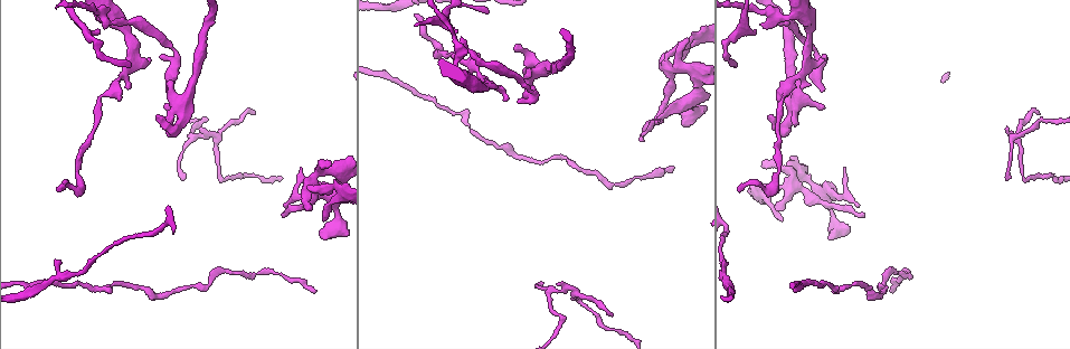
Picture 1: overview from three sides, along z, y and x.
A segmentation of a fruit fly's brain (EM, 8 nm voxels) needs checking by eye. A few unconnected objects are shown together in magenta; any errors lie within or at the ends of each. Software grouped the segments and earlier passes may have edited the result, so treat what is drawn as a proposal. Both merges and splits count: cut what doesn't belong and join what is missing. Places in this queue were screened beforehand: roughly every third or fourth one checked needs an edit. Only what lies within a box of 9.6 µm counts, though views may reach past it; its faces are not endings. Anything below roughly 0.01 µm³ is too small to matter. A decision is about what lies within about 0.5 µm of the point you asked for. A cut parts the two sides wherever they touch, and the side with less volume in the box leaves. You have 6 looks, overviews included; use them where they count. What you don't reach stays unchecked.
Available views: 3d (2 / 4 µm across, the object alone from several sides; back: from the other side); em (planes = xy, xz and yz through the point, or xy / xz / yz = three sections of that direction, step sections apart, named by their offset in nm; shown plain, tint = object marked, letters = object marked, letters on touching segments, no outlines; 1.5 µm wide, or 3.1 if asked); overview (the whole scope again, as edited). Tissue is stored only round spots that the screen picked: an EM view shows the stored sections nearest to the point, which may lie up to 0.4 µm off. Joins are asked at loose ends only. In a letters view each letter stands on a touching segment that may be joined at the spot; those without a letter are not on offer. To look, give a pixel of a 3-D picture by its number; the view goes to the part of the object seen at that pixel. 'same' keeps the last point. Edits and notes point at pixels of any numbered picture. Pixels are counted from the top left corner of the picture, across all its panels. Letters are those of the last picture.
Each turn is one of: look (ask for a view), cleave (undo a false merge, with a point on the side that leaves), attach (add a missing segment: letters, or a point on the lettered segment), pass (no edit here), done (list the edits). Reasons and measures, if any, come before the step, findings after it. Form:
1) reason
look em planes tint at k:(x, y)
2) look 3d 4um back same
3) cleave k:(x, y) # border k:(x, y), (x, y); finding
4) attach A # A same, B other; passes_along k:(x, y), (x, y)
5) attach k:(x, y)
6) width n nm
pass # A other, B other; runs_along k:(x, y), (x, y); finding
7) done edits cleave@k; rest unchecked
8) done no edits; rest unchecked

tapers out
look em xz step 4 letters at 1:(415, 15)

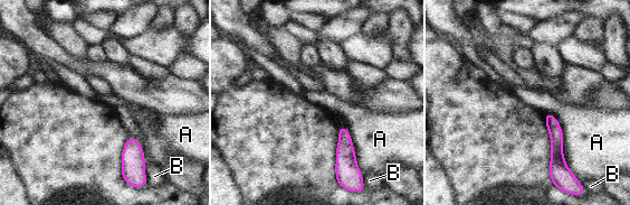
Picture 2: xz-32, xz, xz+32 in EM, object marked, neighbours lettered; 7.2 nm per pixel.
another direction
look em planes letters same

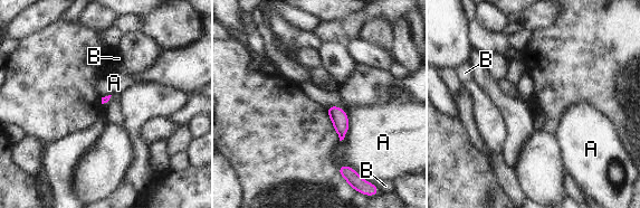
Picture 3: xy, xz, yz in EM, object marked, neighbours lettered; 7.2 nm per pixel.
pass # A other, B other; border 3:(325, 106), (346, 114), (340, 141); none of them fits

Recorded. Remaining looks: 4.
look 3d 2um at 1:(805, 87)

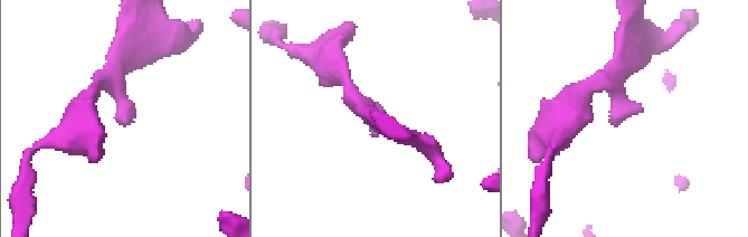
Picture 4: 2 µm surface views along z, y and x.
arm_widths 180, 220 nm
look em planes letters at 4:(619, 118)

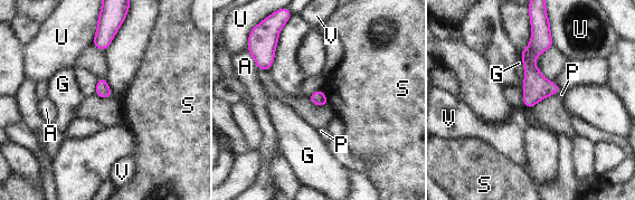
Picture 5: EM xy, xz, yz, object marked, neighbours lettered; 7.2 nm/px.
width 100 nm
attach P # A other, G other, P same, S other, U other, V other; passes_along 5:(536, 87), (558, 91), (561, 94); it goes on there

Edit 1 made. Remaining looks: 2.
done edits attach@5; rest unchecked

